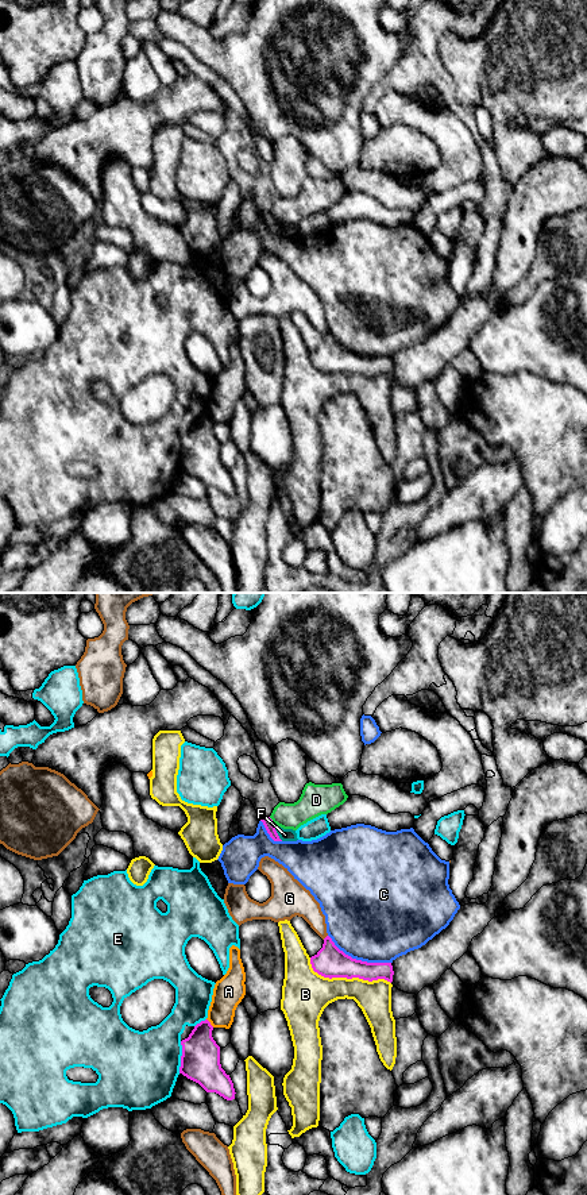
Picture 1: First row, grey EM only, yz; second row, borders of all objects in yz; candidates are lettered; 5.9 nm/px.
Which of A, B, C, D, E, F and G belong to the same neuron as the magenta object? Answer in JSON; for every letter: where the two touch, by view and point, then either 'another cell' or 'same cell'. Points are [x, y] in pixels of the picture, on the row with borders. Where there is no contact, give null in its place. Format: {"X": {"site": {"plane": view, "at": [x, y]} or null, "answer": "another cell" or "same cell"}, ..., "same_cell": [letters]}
{"A": {"site": {"plane": "yz", "at": [209, 1022]}, "answer": "another cell"}, "B": {"site": {"plane": "yz", "at": [346, 976]}, "answer": "another cell"}, "C": {"site": {"plane": "yz", "at": [358, 960]}, "answer": "another cell"}, "D": {"site": {"plane": "yz", "at": [271, 820]}, "answer": "another cell"}, "E": {"site": {"plane": "yz", "at": [181, 1057]}, "answer": "another cell"}, "F": {"site": {"plane": "yz", "at": [275, 832]}, "answer": "another cell"}, "G": {"site": {"plane": "yz", "at": [325, 937]}, "answer": "another cell"}, "same_cell": []}

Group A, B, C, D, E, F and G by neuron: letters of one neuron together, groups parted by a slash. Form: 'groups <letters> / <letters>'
groups A / B / C / D / E / F / G

